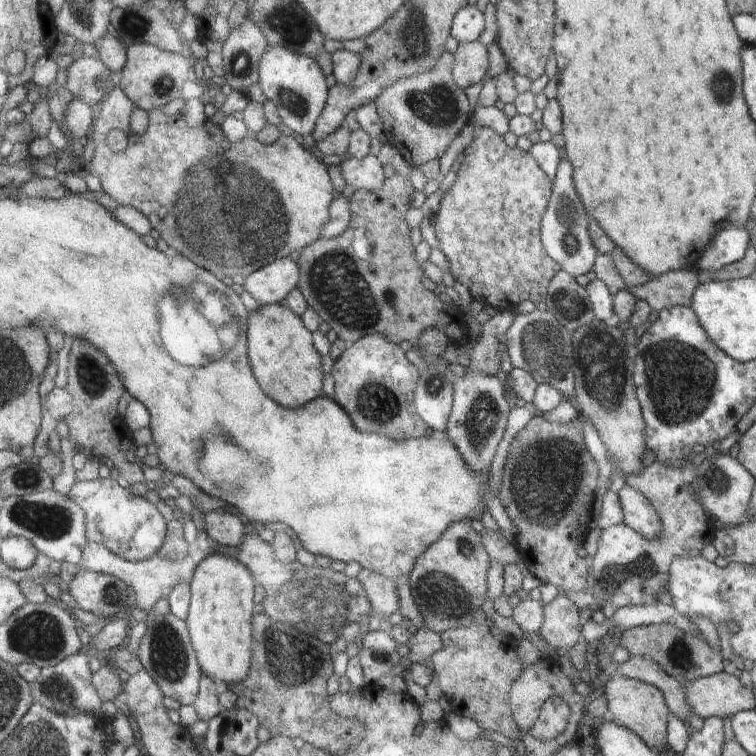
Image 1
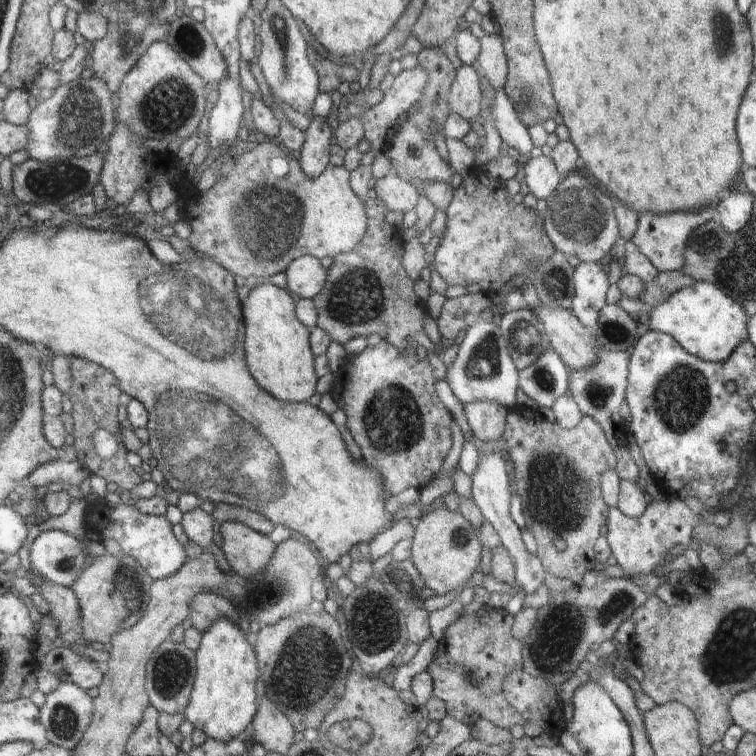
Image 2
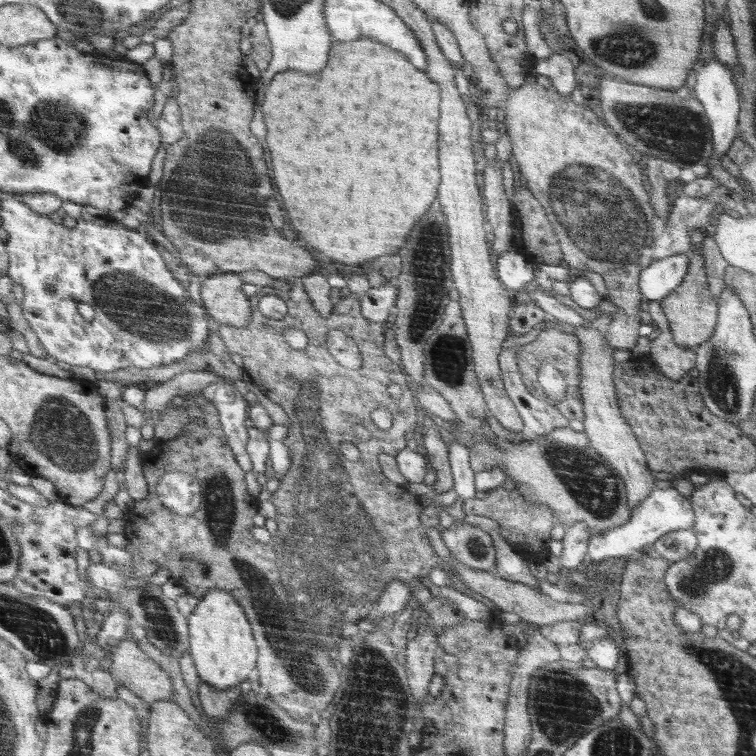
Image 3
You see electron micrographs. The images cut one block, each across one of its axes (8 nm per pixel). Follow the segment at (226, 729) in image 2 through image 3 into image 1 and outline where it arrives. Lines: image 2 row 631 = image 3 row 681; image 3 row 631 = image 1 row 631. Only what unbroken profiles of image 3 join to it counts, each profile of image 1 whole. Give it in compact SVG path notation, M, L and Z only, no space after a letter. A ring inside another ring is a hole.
M218 552L209 554L208 558L198 563L192 582L189 584L190 598L186 624L192 637L193 648L198 648L197 660L202 660L201 676L208 676L219 690L230 684L240 684L249 675L253 664L252 642L252 608L254 608L253 573L240 564L237 558L222 555Z

